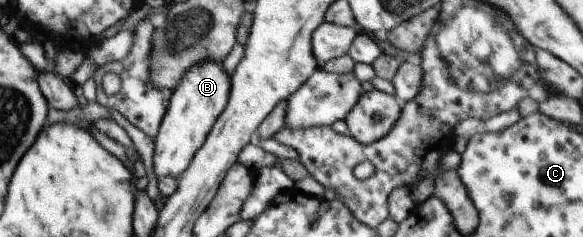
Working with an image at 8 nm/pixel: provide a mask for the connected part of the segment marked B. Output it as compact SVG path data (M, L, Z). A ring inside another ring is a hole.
M203 61L187 69L177 83L172 84L171 90L165 117L154 139L153 169L158 178L173 177L177 180L189 167L195 153L203 147L207 135L227 107L231 93L231 75L223 69L223 63Z

